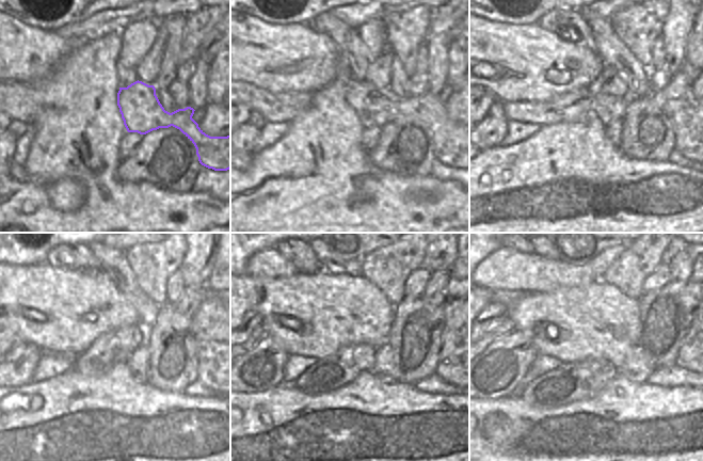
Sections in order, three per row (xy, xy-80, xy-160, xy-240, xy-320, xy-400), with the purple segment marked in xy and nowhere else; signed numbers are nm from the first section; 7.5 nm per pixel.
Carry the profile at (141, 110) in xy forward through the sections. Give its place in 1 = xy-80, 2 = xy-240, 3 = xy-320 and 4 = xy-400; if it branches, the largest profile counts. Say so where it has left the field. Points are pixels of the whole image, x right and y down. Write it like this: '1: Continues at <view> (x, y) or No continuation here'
1: Continues at xy-80 (374, 107)
2: Continues at xy-240 (208, 328)
3: Continues at xy-320 (447, 368)
4: Continues at xy-400 (686, 359).

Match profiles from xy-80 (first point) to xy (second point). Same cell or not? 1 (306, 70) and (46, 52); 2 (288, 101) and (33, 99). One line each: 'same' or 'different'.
1: same
2: same

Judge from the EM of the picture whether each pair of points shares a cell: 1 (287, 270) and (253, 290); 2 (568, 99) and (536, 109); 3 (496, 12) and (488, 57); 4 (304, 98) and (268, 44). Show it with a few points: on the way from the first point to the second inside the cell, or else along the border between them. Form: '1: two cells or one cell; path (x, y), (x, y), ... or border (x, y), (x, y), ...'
1: two cells; border (297, 272), (290, 276), (275, 279), (248, 275)
2: one cell; path (560, 106), (550, 106), (543, 109)
3: two cells; border (480, 16), (490, 20), (518, 26)
4: two cells; border (310, 91), (283, 91), (274, 94)

